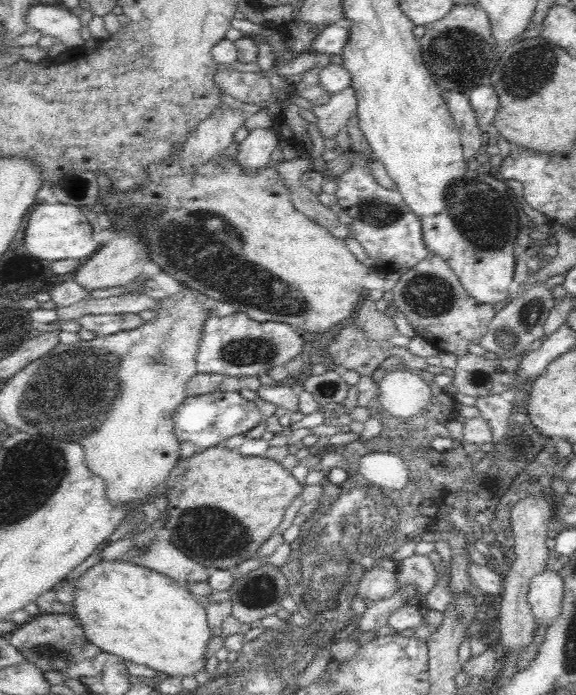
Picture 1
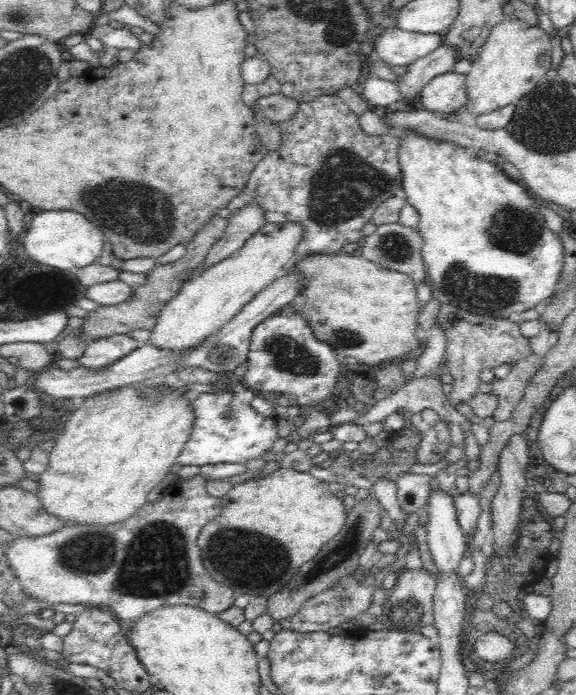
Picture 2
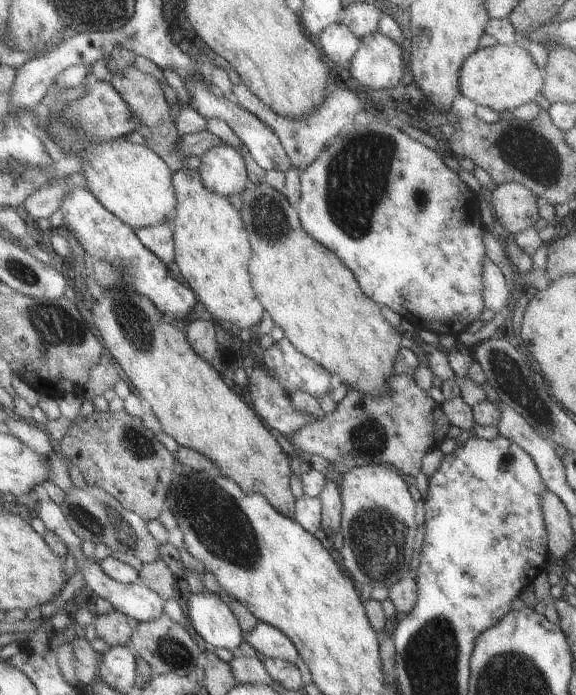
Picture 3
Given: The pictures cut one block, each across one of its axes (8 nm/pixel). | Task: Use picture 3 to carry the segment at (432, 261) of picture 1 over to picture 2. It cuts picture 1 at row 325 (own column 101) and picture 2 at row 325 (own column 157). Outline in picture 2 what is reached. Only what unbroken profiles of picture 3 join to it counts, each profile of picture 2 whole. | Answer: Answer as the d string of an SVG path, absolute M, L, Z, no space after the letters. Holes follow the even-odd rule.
M442 304L436 323L442 325L448 337L446 372L451 374L454 380L451 384L452 391L447 394L447 403L456 411L462 404L469 404L470 400L479 393L478 386L481 383L482 372L490 371L504 363L520 363L529 360L532 356L529 339L522 336L519 326L514 323L514 318L476 316L453 304Z

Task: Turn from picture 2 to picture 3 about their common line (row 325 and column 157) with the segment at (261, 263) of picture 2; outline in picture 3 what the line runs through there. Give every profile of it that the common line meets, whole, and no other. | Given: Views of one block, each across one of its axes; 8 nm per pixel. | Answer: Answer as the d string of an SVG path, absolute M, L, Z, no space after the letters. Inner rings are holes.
M51 122L49 134L55 138L55 145L63 149L69 147L70 152L81 158L80 174L85 178L86 189L99 204L108 210L123 224L133 230L155 226L161 222L171 221L175 197L171 186L170 168L145 145L129 142L118 137L105 142L88 142L77 134L69 134L63 124Z

